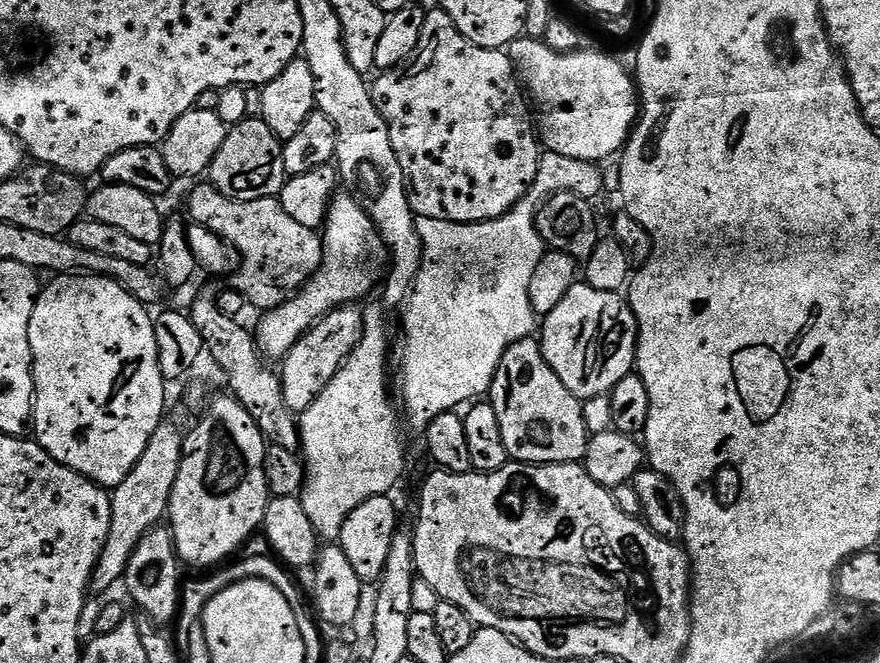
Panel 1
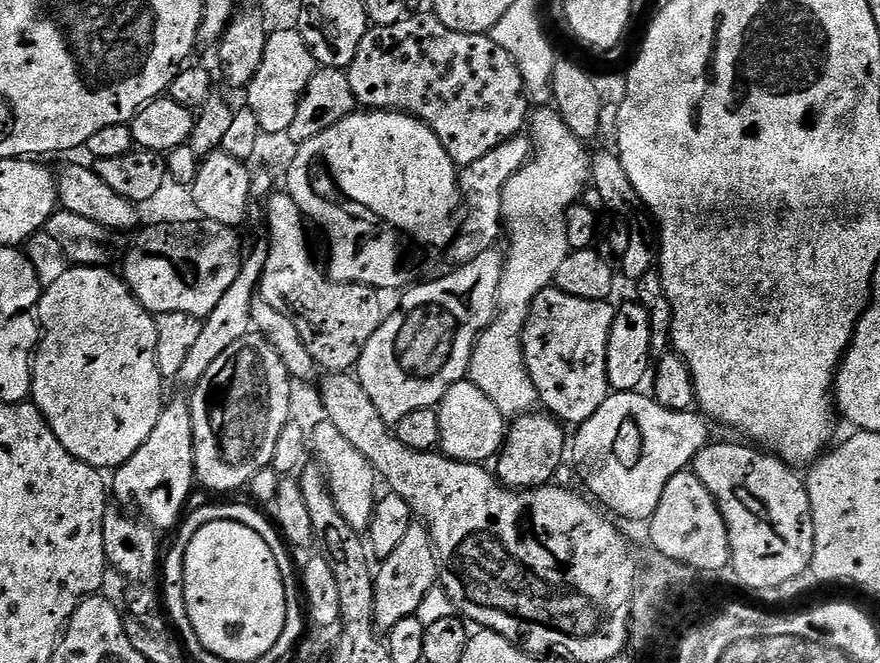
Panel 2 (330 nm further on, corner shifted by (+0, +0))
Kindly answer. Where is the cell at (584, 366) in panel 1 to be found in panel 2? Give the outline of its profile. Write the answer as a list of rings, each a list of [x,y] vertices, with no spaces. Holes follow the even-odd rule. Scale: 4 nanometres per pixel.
[[[561,288],[540,289],[524,328],[524,361],[536,387],[539,403],[568,426],[585,424],[610,395],[606,350],[616,308],[608,300],[571,296]]]

